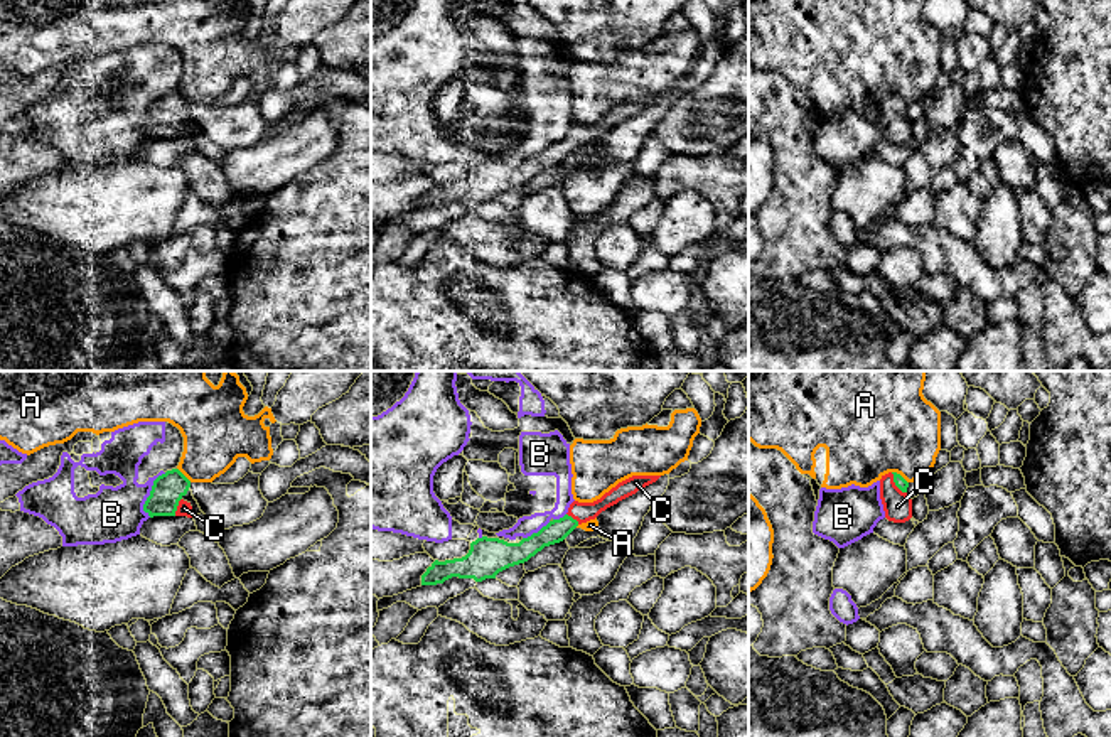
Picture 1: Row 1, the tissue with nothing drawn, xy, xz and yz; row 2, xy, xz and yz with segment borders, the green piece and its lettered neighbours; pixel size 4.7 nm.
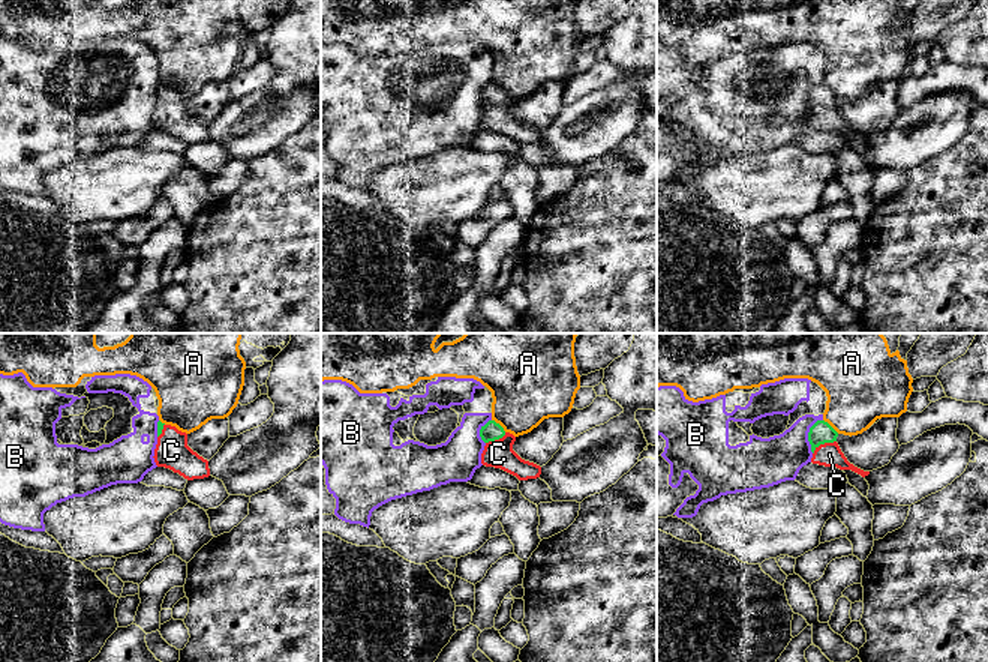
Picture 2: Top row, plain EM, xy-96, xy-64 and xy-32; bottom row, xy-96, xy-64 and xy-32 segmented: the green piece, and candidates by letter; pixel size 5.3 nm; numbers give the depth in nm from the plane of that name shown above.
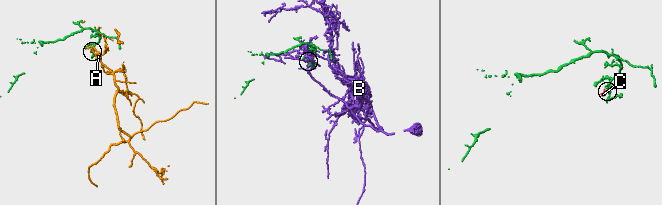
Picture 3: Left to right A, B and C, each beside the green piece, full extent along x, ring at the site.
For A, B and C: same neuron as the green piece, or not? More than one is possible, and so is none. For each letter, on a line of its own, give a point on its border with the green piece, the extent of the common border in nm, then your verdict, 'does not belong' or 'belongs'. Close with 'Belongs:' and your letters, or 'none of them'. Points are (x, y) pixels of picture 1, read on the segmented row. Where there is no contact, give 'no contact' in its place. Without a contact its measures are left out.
A: yz (901, 476) | 100 nm | does not belong
B: xy (150, 493) | 240 nm | does not belong
C: yz (896, 484) | 130 nm | belongs
Belongs: C

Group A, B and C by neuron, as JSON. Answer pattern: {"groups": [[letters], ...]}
{"groups": [["A"], ["B"], ["C"]]}

